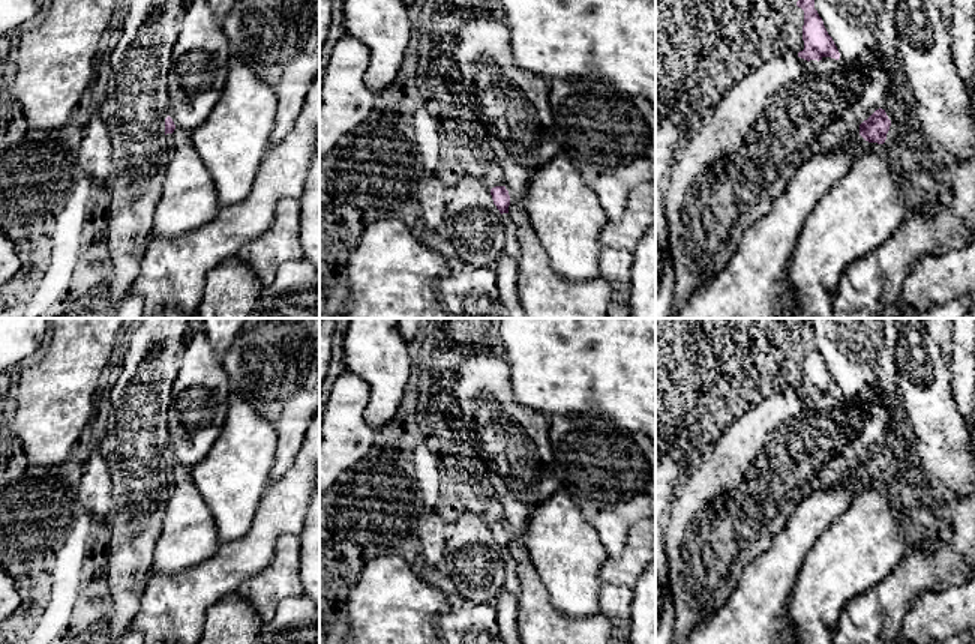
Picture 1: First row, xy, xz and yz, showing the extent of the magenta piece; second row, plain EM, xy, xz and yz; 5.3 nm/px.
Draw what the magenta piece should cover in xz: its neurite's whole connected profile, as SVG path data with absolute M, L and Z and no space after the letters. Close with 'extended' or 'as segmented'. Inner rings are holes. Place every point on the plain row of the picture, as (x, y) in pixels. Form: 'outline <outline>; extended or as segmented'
outline M495 522L490 525L490 531L494 540L502 551L502 561L506 572L504 590L518 594L520 591L520 581L518 576L518 563L512 555L512 552L508 551L508 542L510 542L508 527L506 525L506 522Z; extended

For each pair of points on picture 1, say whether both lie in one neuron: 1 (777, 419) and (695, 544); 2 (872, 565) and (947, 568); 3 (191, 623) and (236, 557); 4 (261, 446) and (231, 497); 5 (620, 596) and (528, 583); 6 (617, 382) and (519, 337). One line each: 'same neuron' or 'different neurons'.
1: same neuron
2: different neurons
3: same neuron
4: same neuron
5: different neurons
6: same neuron

